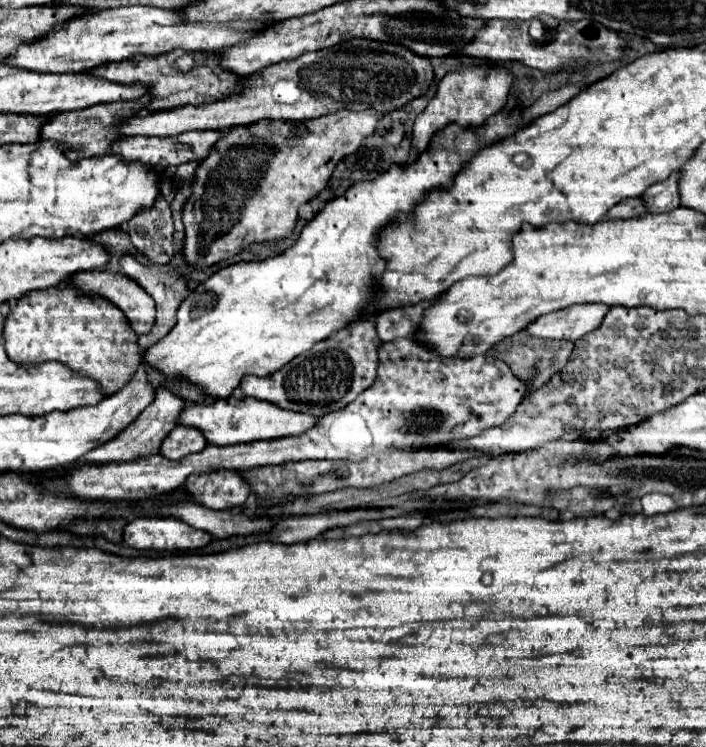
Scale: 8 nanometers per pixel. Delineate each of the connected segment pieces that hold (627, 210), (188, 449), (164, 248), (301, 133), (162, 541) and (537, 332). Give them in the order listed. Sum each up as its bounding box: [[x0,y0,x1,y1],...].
[[607,197,645,219],[161,425,207,459],[129,199,173,263],[183,111,381,269],[123,517,213,551],[525,305,609,341]]

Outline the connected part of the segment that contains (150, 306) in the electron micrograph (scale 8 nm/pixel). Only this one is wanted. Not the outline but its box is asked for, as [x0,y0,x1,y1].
[69,269,155,335]

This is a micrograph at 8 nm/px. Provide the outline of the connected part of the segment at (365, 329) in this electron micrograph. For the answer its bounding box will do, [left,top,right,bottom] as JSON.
[241,319,381,417]

